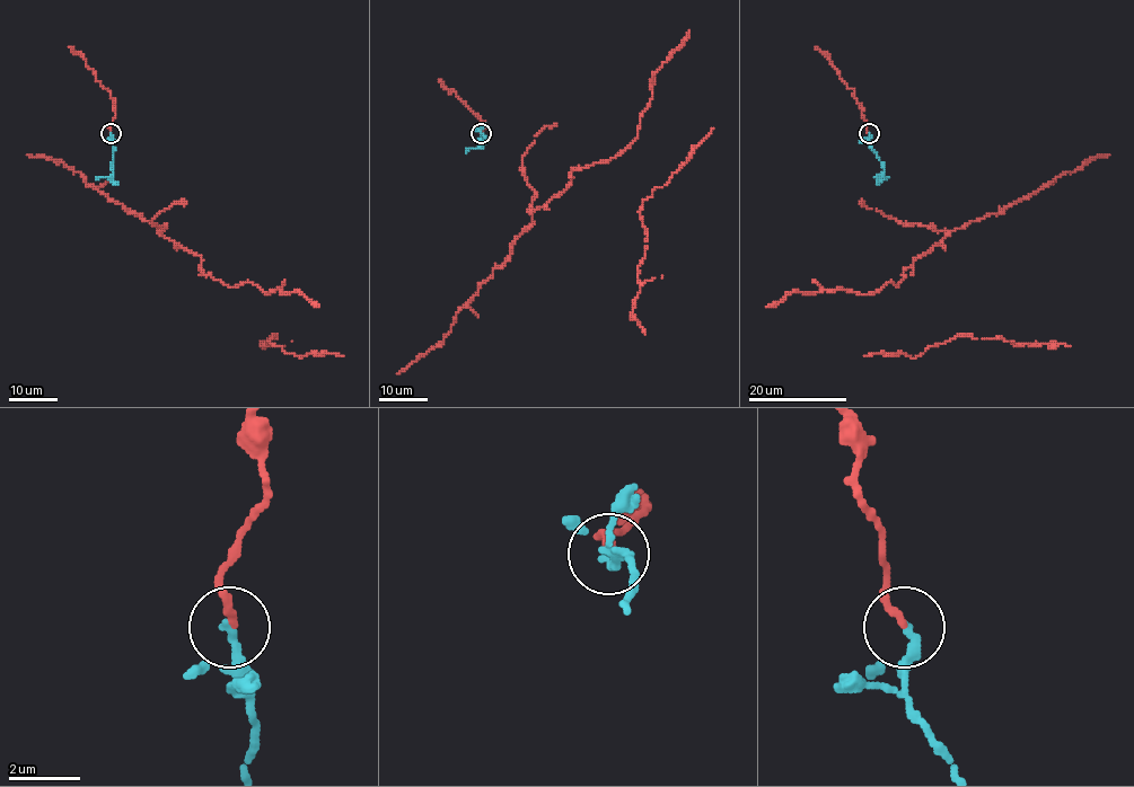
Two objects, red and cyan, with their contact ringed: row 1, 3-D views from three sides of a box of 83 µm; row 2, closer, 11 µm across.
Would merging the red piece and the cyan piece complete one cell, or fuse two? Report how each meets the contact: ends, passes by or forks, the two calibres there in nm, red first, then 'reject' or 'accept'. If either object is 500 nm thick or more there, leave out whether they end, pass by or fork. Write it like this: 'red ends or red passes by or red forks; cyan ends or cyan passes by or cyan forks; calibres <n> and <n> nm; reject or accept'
red ends; cyan ends; calibres 240 and 300 nm; accept

